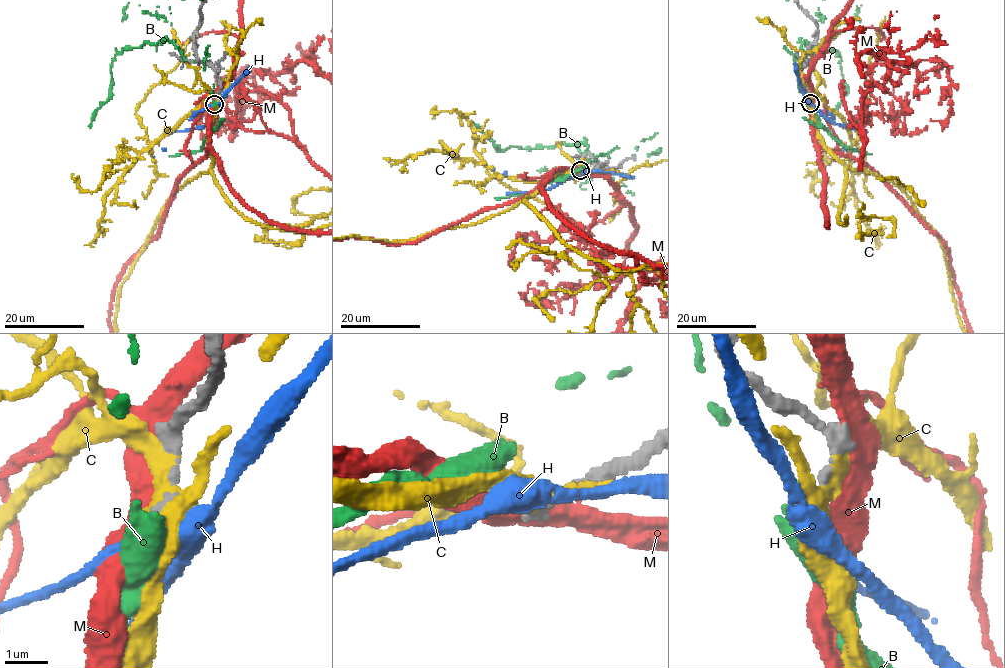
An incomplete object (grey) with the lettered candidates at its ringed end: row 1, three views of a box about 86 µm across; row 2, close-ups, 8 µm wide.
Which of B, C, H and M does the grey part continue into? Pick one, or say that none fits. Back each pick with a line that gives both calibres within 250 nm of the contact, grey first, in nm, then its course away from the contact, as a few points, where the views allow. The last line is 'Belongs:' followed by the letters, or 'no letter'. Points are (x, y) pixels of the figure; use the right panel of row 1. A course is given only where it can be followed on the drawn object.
Belongs: no letter

